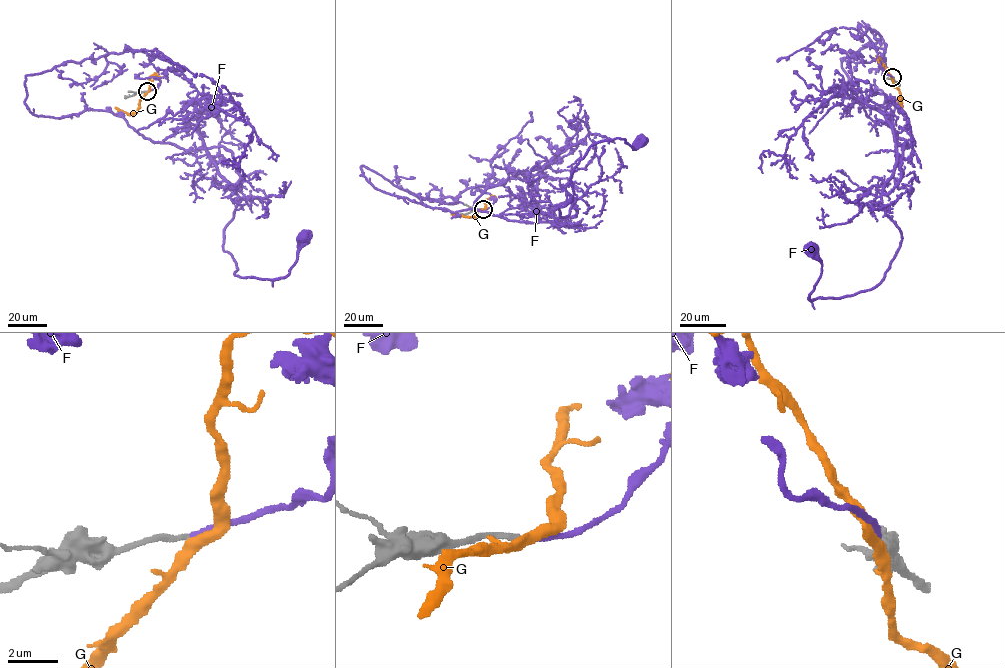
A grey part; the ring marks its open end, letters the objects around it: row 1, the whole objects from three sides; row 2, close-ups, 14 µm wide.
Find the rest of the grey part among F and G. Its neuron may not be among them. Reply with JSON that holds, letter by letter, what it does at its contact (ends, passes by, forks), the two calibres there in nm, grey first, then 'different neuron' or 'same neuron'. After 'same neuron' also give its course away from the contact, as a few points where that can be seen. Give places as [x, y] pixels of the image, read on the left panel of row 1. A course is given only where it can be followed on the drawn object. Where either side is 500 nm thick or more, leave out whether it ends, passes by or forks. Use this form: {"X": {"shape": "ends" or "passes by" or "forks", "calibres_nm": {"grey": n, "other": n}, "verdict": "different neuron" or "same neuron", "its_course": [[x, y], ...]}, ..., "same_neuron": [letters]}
{"F": {"shape": "ends", "calibres_nm": {"grey": 240, "other": 190}, "verdict": "same neuron", "its_course": [[147, 91], [129, 49], [28, 74], [25, 102], [198, 130], [239, 198], [239, 277], [285, 277], [305, 236]]}, "G": {"shape": "passes by", "calibres_nm": {"grey": 240, "other": 400}, "verdict": "different neuron"}, "same_neuron": ["F"]}

